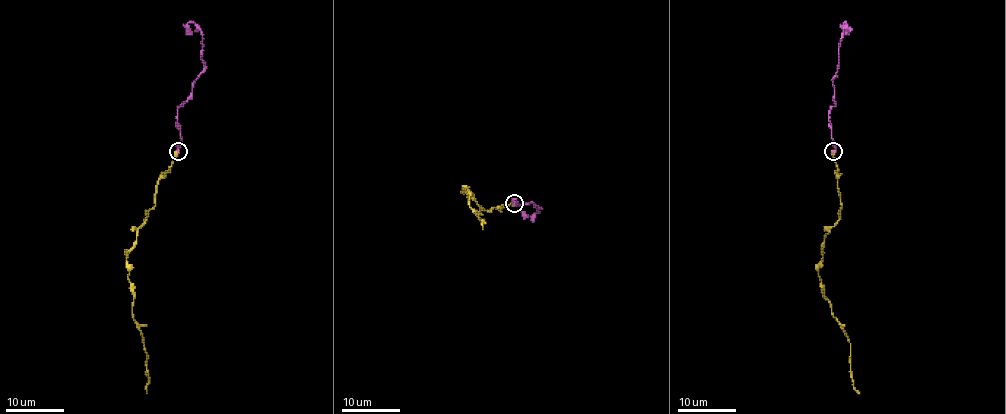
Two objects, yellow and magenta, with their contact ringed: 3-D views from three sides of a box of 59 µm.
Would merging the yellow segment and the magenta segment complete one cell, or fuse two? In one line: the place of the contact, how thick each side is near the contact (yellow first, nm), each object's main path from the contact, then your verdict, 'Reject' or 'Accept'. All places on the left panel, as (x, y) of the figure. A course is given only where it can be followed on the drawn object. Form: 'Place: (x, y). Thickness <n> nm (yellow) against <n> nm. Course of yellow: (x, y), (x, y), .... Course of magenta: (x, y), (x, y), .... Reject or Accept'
Place: (178, 151). Thickness 500 nm (yellow) against 150 nm. Course of yellow: (177, 151), (158, 181), (155, 204), (126, 258), (132, 317), (144, 343), (146, 393). Course of magenta: (179, 151), (177, 146), (182, 140), (177, 110), (204, 69), (202, 33), (189, 23), (187, 30), (192, 34). Accept

